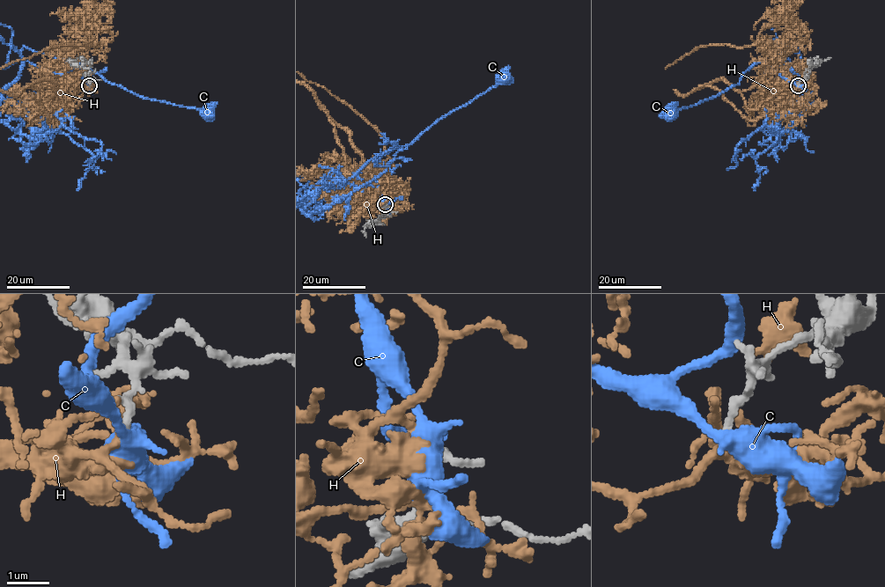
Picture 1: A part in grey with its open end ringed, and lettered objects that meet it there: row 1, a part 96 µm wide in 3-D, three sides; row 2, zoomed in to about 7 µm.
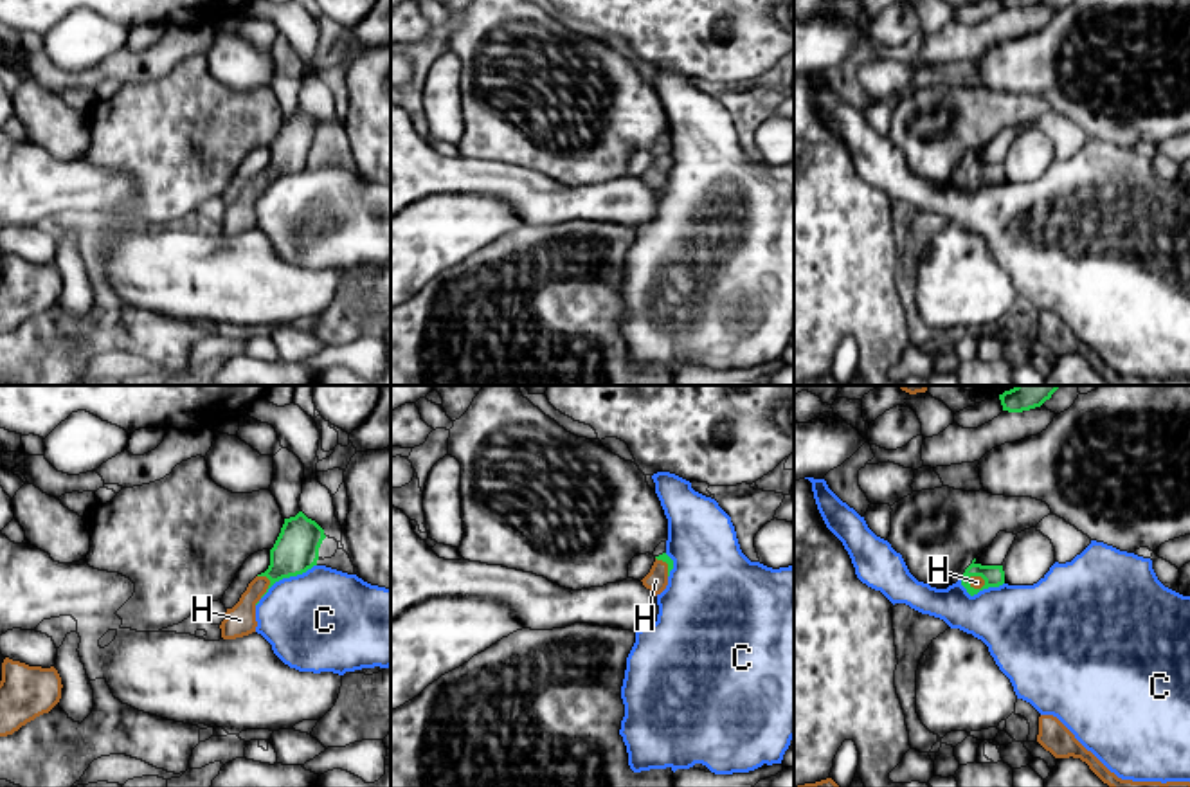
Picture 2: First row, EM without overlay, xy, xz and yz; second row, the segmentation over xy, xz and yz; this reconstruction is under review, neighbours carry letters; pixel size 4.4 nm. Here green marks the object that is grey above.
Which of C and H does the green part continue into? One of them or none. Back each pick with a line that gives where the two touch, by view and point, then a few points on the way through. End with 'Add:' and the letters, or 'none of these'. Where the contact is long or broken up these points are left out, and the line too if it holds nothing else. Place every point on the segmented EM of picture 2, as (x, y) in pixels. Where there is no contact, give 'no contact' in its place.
H: contact xy (269, 586); way xy (296, 550), (269, 586), (247, 602), (240, 620)
Add: H

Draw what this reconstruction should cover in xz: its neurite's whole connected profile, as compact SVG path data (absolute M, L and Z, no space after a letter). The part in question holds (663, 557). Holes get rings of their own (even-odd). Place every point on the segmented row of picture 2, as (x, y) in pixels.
M663 553L655 556L650 573L641 580L643 585L657 594L661 594L668 585L670 571L673 569L673 560Z

